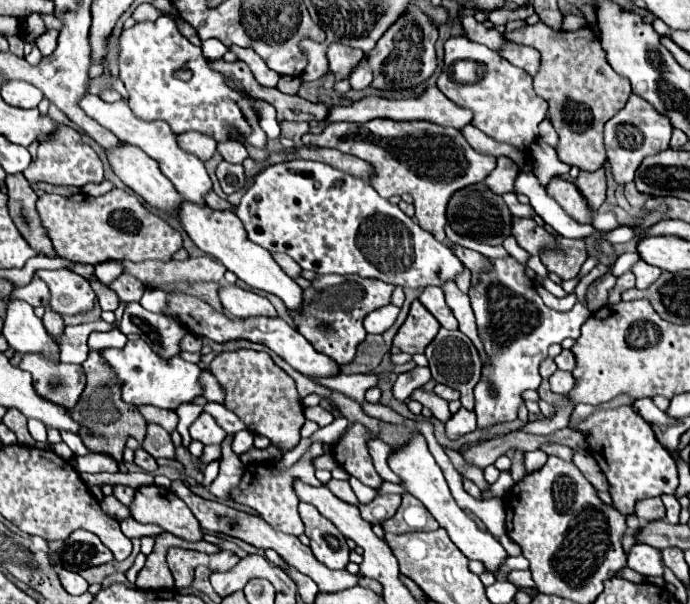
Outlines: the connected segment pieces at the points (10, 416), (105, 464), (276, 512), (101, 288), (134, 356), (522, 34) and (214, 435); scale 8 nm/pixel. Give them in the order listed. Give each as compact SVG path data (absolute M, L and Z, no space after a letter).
M8 409L8 413L4 415L4 419L2 419L2 423L10 429L10 431L14 431L16 433L16 437L18 437L18 443L20 445L34 445L36 441L30 437L30 433L28 433L28 429L26 429L26 417L18 411L18 409Z
M88 453L84 457L76 457L74 459L74 467L78 473L102 473L102 471L108 471L108 473L120 473L120 463L116 463L114 459L106 457L106 455L100 455L100 453Z
M312 441L310 447L306 449L306 453L288 469L276 469L274 463L252 463L244 467L244 475L240 479L240 483L230 491L230 499L246 505L250 509L254 509L256 513L260 513L262 519L266 519L266 523L270 523L274 529L290 534L304 533L304 523L298 515L298 495L294 491L294 481L302 481L306 485L312 487L320 486L321 483L314 477L314 459L324 455L324 443L320 441Z
M92 281L92 287L94 287L94 293L96 293L98 301L100 301L102 311L116 311L118 295L110 287L106 287L106 285L98 283L98 281Z
M142 339L128 341L122 349L104 349L102 357L110 363L118 379L122 381L122 399L126 403L154 405L158 409L176 411L182 403L192 403L196 397L204 395L204 389L200 385L202 369L198 365L184 359L172 359L170 363L164 363L162 359L158 359L158 355L152 355L150 347Z
M544 23L524 25L514 31L504 31L512 43L536 47L542 53L540 69L534 75L534 91L548 103L548 119L558 133L558 159L580 171L596 171L606 161L602 133L606 121L612 119L630 97L630 81L608 67L598 35L584 25L576 31L554 31Z
M202 413L190 427L190 437L194 441L200 441L204 445L212 445L212 443L222 443L226 439L226 431L216 423L216 419L208 413Z

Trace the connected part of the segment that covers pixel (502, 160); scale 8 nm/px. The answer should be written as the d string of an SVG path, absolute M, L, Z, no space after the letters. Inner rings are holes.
M498 157L496 169L486 177L484 183L496 195L514 193L514 181L516 181L518 173L520 173L520 169L518 169L518 165L514 161L510 161L508 157Z

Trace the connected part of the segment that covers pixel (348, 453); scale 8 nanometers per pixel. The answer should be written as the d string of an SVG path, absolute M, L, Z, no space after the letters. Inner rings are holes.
M350 423L346 433L332 445L330 453L348 475L360 479L372 489L380 489L384 481L372 465L372 457L368 453L370 439L376 439L370 429L366 429L362 423Z

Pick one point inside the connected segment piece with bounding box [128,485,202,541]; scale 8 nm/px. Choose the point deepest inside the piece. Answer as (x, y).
(152, 504)

